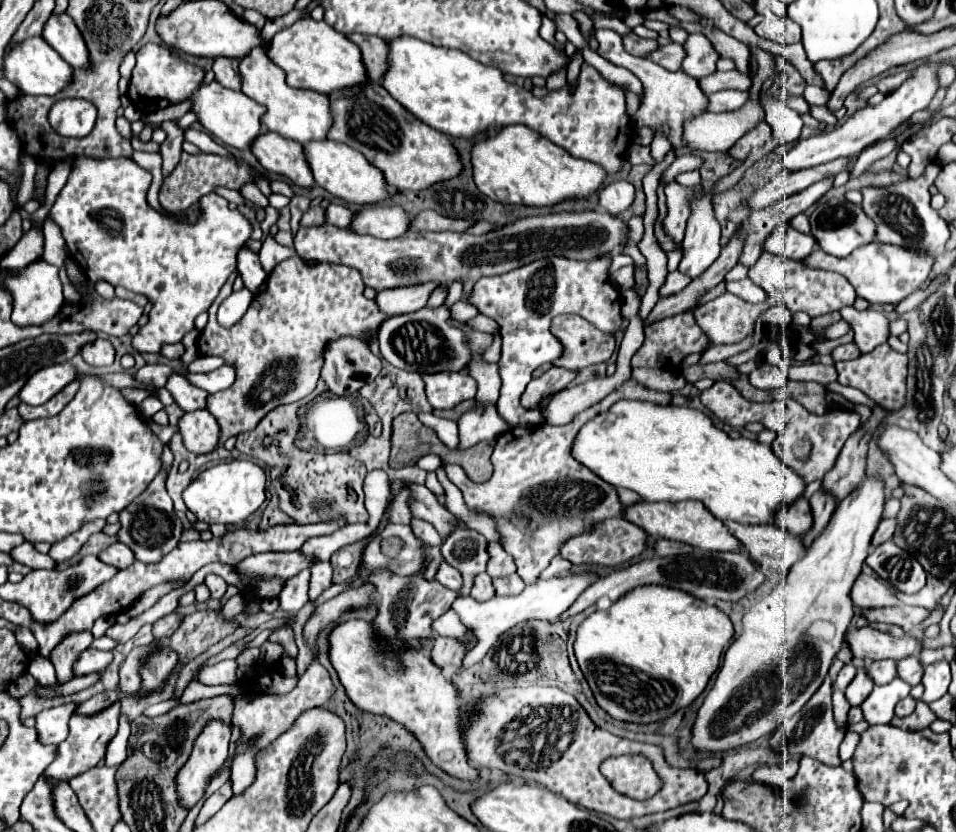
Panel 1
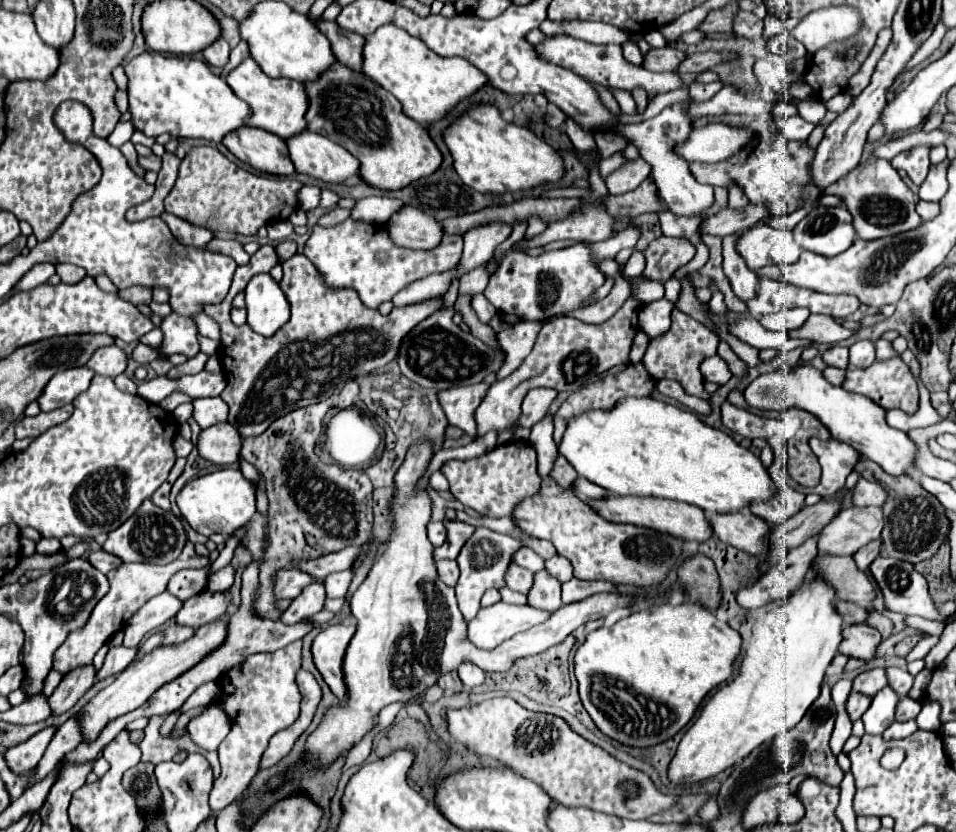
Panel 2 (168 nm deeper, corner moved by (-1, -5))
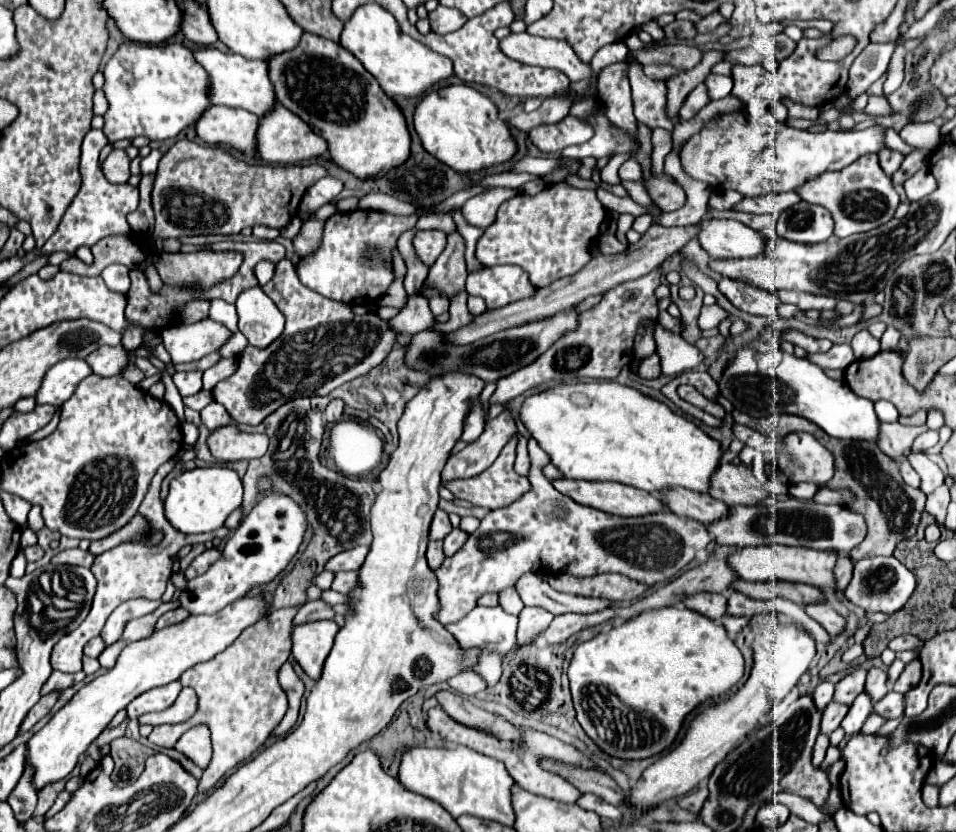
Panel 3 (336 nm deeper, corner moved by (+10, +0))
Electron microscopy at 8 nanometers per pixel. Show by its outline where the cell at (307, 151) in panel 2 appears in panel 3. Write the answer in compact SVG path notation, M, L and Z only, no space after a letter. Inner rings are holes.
M277 104L277 110L273 110L273 114L269 114L269 118L261 118L261 126L257 130L257 148L265 162L285 164L285 166L317 160L323 154L327 154L327 150L329 150L325 138L321 138L317 132L313 132L309 124L305 124L297 114L285 110L281 104Z

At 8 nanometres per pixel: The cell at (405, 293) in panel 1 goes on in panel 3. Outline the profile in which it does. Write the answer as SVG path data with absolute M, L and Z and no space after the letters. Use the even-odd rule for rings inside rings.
M491 188L487 192L467 200L465 206L461 208L461 212L471 226L487 230L495 222L499 206L513 196L515 196L513 188Z

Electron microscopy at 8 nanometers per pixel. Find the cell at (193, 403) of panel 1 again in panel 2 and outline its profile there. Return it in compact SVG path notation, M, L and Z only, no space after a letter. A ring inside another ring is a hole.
M208 397L208 399L196 399L194 401L194 419L198 425L212 427L216 423L224 423L228 419L228 405L220 397Z

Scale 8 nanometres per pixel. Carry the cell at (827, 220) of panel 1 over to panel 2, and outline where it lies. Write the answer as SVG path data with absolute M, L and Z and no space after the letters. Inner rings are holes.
M812 207L810 213L792 231L796 243L818 255L834 257L846 251L856 231L852 227L852 215L844 207Z

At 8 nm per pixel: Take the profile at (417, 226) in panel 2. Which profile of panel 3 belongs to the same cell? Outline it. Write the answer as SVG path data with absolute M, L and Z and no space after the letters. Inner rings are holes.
M419 230L413 238L413 246L425 266L431 266L445 248L447 236L441 230Z

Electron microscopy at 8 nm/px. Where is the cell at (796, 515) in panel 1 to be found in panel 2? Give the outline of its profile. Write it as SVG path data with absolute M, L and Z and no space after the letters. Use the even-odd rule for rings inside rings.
M778 487L776 495L772 495L772 499L752 503L752 507L748 507L748 509L754 515L762 517L768 525L780 525L788 517L796 515L802 509L802 505L804 505L804 493L796 491L794 487Z

